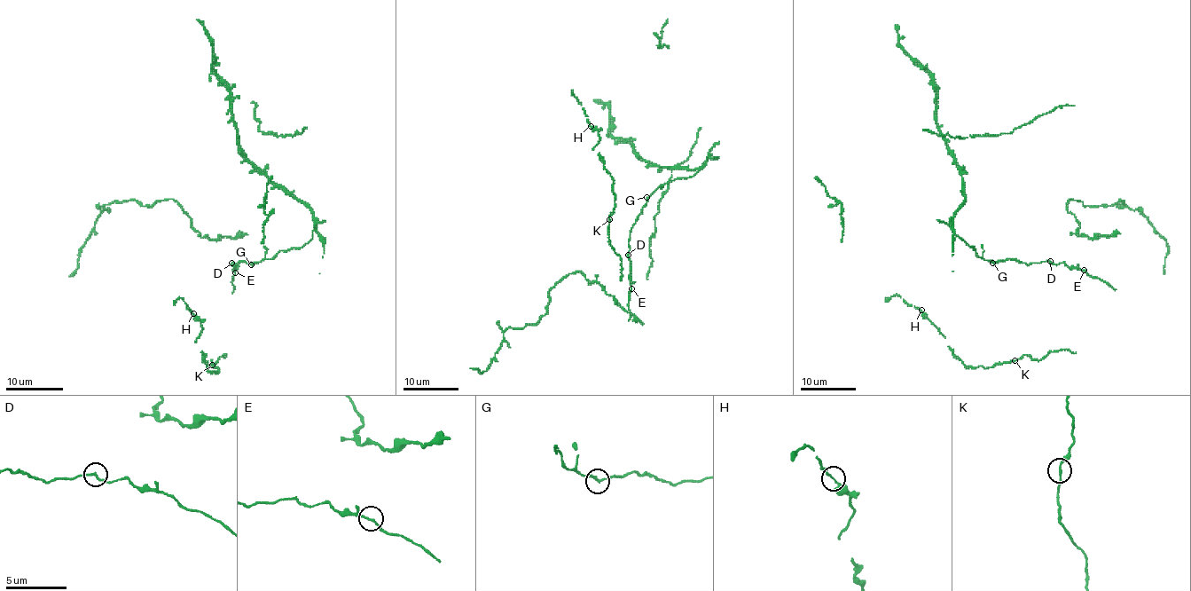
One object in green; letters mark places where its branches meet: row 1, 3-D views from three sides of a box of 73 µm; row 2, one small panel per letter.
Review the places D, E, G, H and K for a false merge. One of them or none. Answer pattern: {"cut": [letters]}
{"cut": []}

